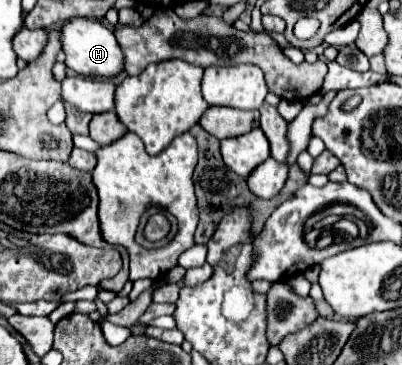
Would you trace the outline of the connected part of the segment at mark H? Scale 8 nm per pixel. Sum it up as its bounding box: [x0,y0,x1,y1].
[62,18,124,78]

